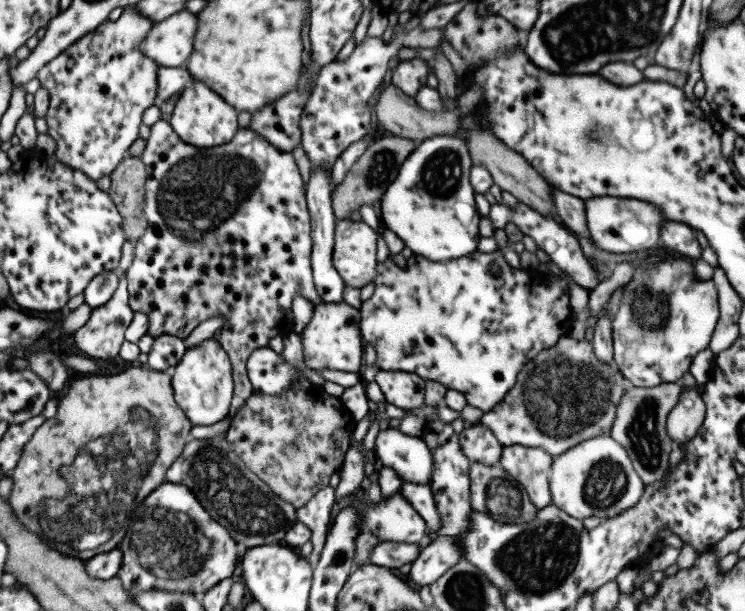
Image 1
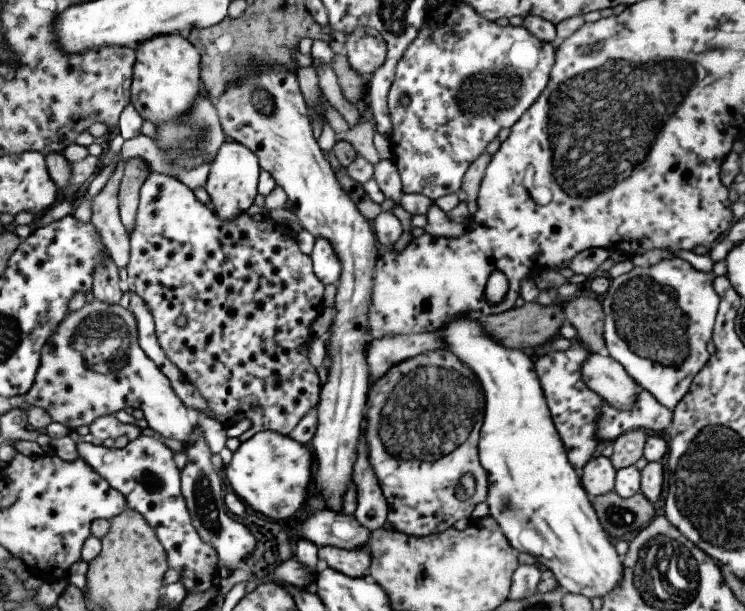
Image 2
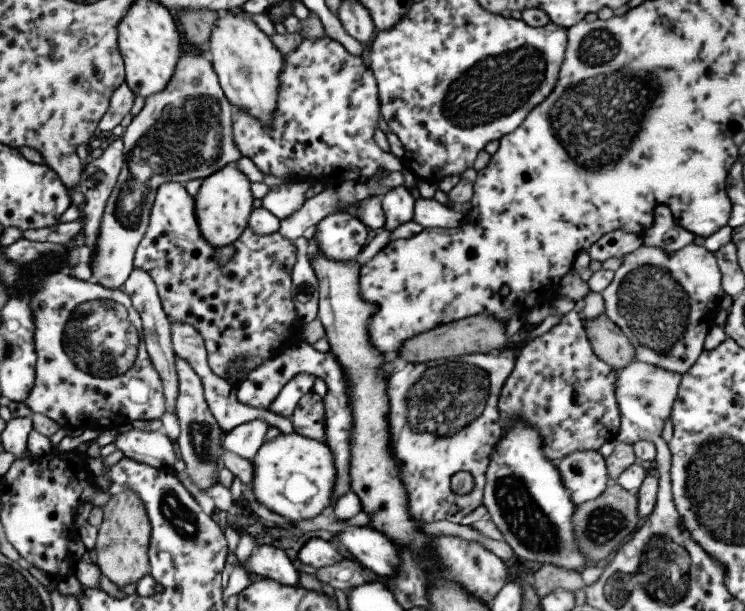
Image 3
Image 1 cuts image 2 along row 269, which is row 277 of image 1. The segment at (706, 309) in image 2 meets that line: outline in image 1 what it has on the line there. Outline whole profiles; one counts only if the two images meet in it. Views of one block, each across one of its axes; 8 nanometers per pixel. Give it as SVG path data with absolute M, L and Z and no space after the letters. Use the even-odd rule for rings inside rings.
M666 251L665 256L660 256L649 260L652 264L652 268L647 268L641 270L638 266L632 274L631 281L627 284L622 285L623 291L621 292L617 312L611 322L611 338L612 338L612 360L614 366L618 369L618 372L625 378L629 380L634 387L641 388L653 388L659 384L667 382L680 382L682 374L688 371L689 365L693 358L703 351L707 350L707 345L709 344L709 339L711 339L711 333L715 328L715 323L717 322L717 317L719 316L717 291L715 291L714 283L712 278L707 281L699 281L694 276L693 266L681 258L681 255L674 254Z

